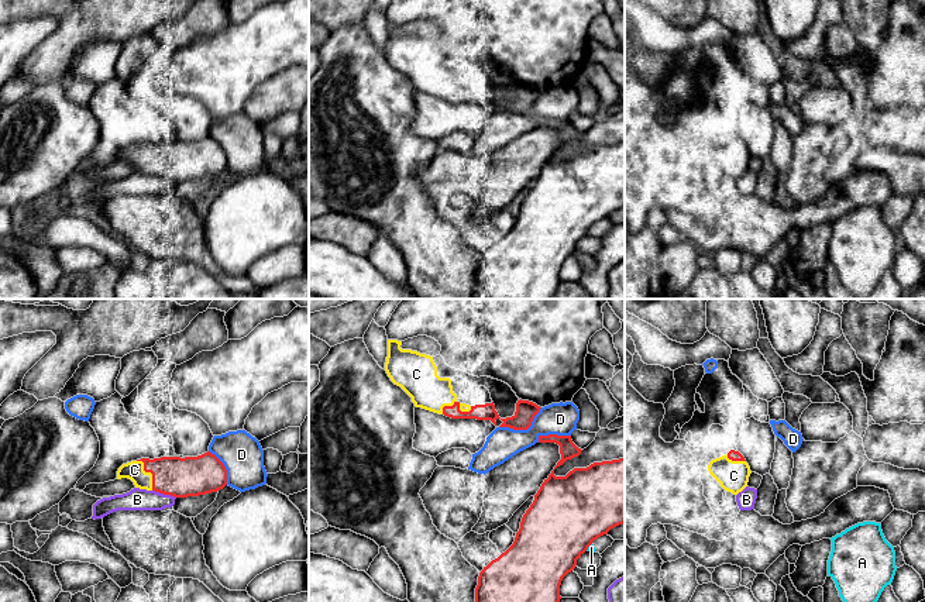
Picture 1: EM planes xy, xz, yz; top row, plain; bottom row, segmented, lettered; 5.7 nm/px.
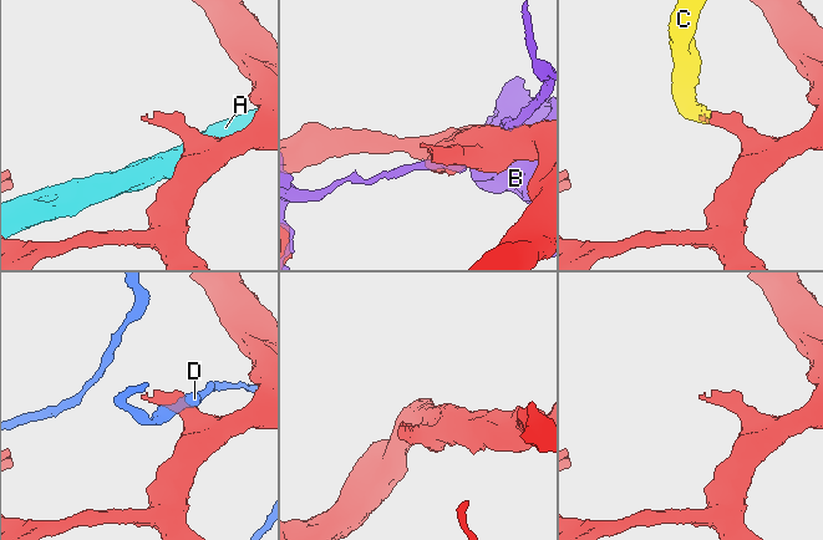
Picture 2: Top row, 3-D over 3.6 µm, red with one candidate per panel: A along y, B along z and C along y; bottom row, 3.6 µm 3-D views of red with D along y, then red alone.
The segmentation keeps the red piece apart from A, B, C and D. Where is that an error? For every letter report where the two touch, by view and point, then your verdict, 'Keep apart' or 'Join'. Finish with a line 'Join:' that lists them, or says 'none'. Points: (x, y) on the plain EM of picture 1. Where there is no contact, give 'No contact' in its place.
A: Touches red at xz (588, 230). Keep apart
B: Touches red at xy (164, 178). Keep apart
C: Touches red at xy (150, 155). Join
D: Touches red at xz (523, 113). Keep apart
Join: C

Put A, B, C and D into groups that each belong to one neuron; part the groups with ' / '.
A / B / C / D

